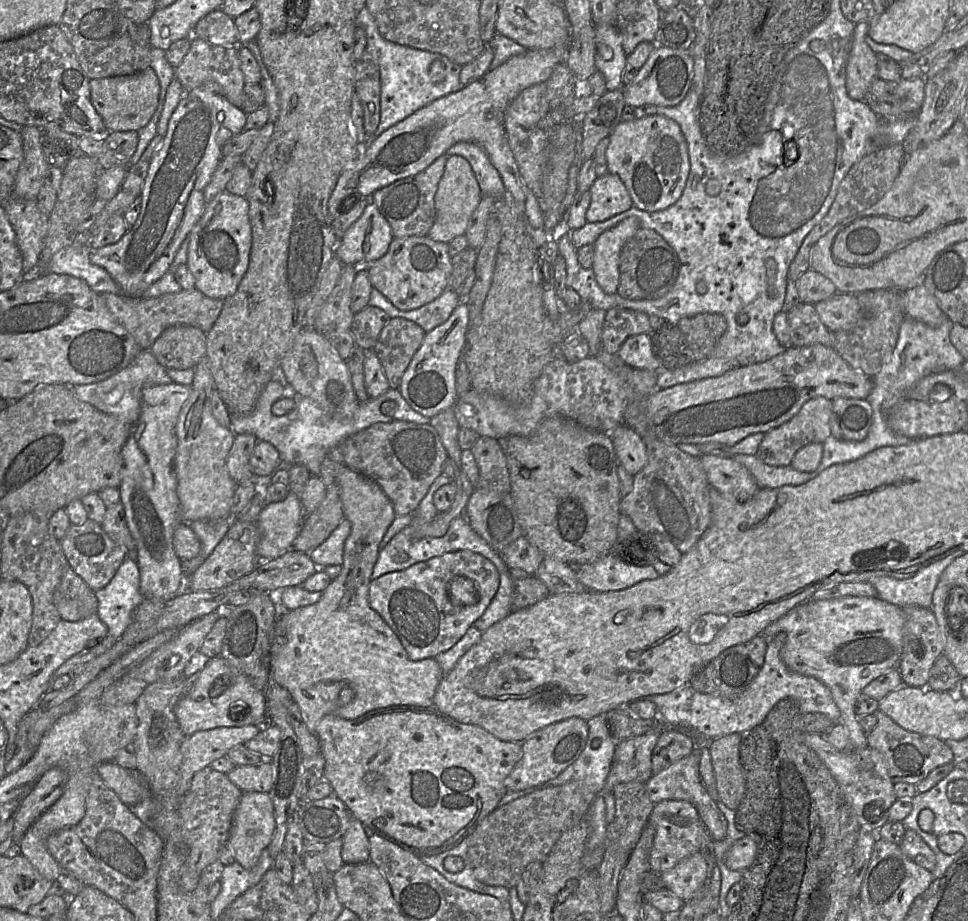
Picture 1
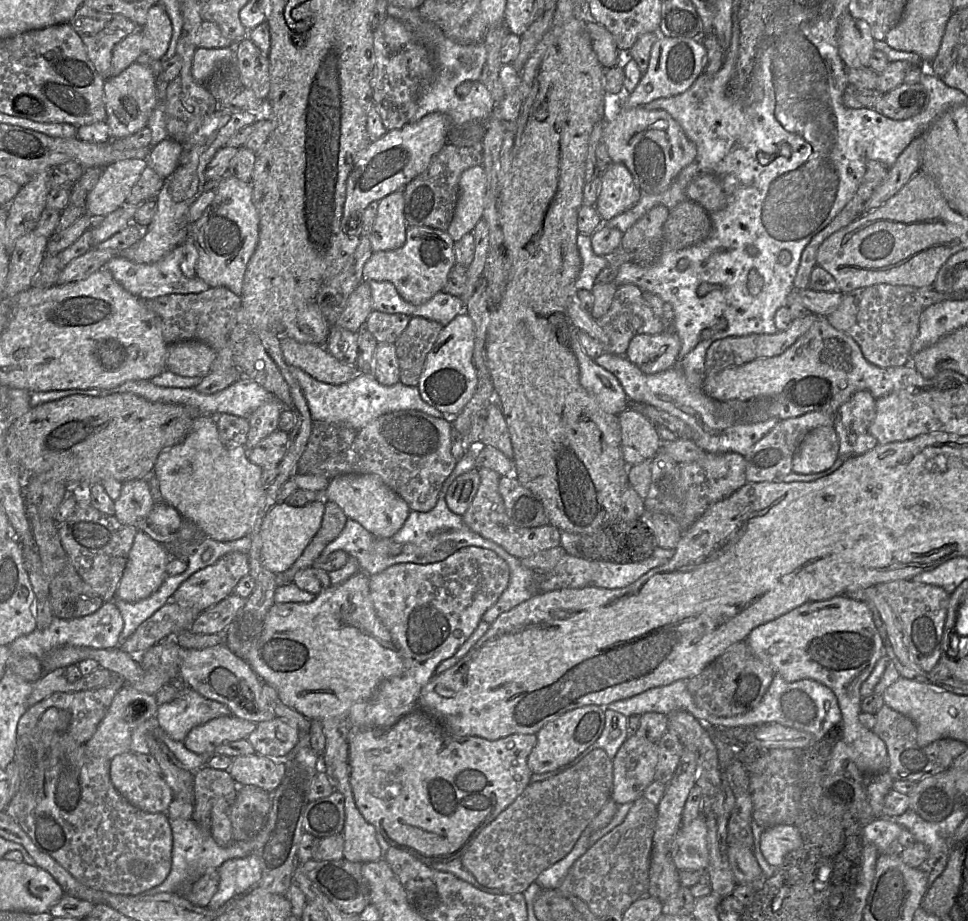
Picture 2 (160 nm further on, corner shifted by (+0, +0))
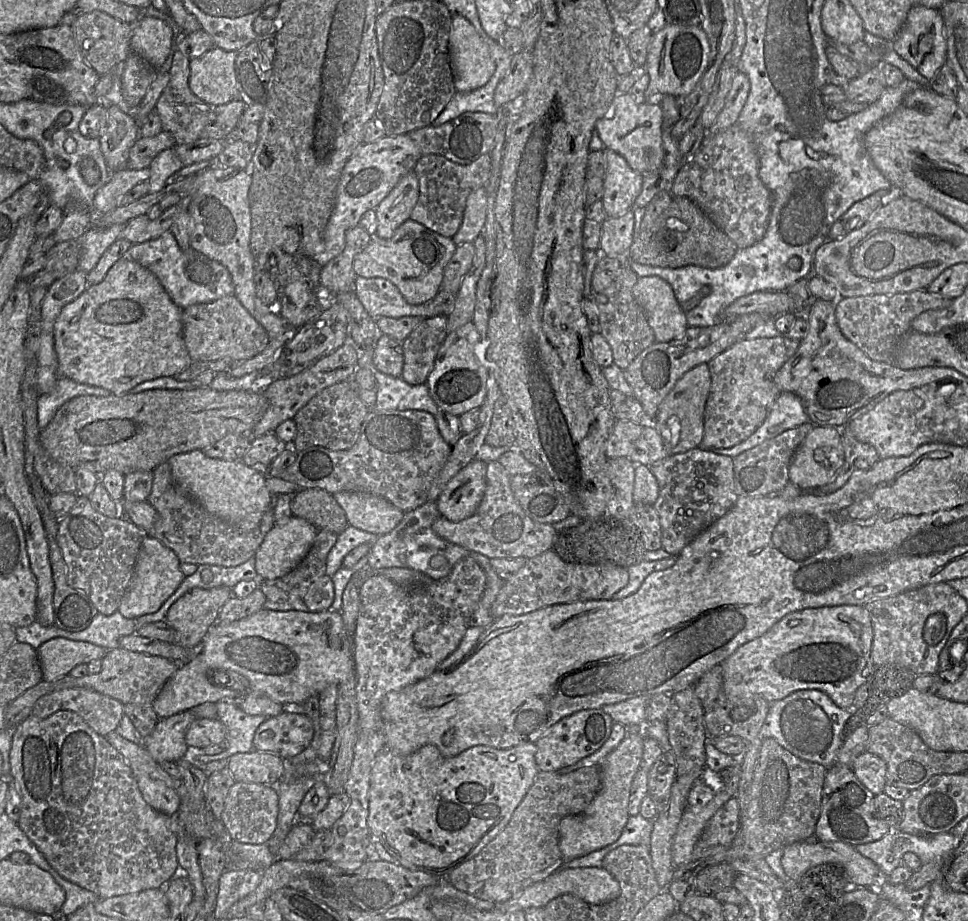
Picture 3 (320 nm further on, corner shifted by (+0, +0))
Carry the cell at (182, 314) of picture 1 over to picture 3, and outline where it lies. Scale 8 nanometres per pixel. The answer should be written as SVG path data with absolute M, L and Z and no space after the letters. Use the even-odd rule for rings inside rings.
M234 295L183 309L182 325L184 342L193 361L230 359L241 363L260 354L271 340L264 327Z

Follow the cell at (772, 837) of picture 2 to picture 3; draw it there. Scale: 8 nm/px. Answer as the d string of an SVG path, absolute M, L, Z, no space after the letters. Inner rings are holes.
M814 836L812 840L796 842L787 845L782 850L781 865L792 880L800 880L811 867L822 863L835 863L840 865L844 869L850 885L856 888L876 889L888 877L882 873L880 868L872 860L860 854L854 846L844 842L819 841Z

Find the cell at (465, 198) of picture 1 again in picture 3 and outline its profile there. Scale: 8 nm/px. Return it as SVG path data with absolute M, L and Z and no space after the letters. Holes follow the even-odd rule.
M486 187L473 191L467 198L462 224L452 237L459 246L465 242L474 242L482 234L487 218L488 193Z

